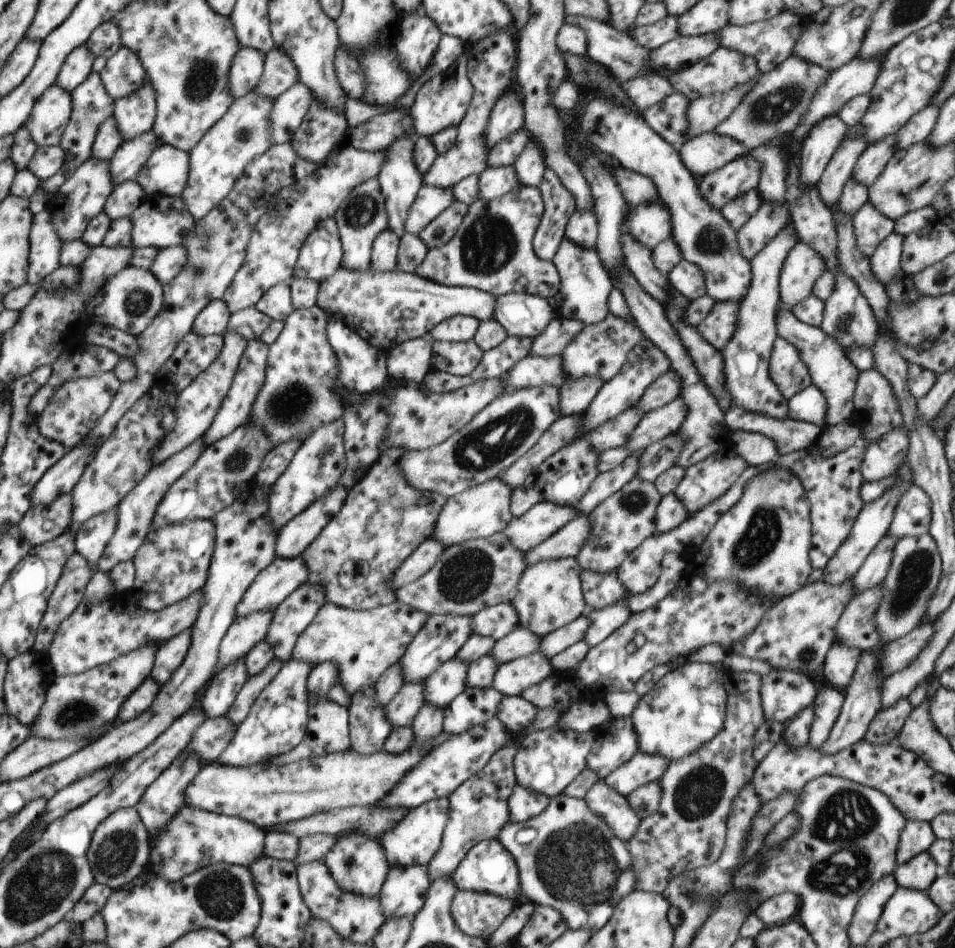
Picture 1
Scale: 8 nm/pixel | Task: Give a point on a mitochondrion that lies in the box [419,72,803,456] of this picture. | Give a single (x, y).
(487, 249)

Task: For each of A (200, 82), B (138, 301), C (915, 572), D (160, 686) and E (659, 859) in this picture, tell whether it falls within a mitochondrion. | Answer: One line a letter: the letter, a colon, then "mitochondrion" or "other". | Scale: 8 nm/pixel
A: mitochondrion
B: mitochondrion
C: mitochondrion
D: other
E: other

